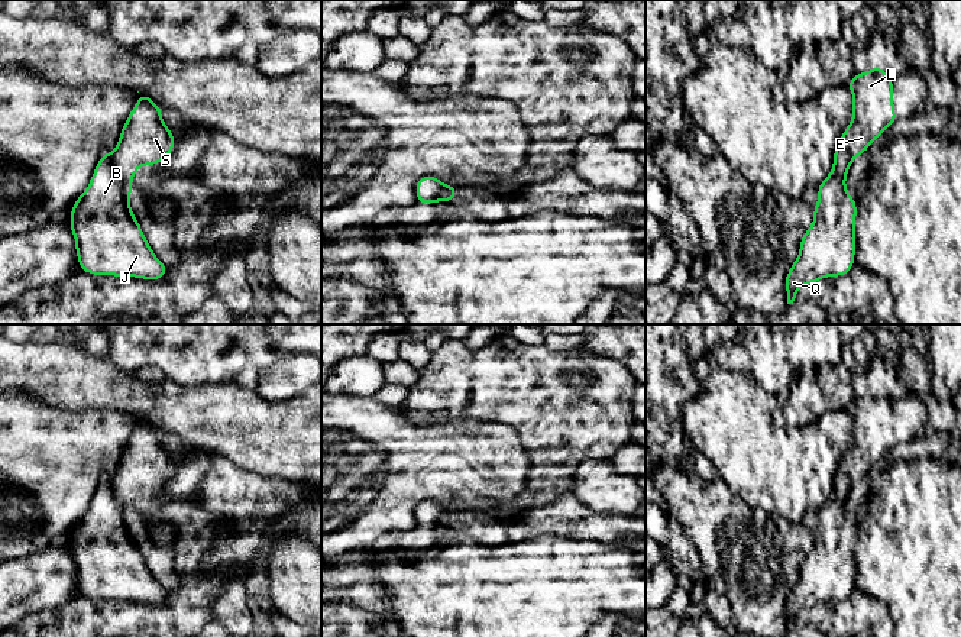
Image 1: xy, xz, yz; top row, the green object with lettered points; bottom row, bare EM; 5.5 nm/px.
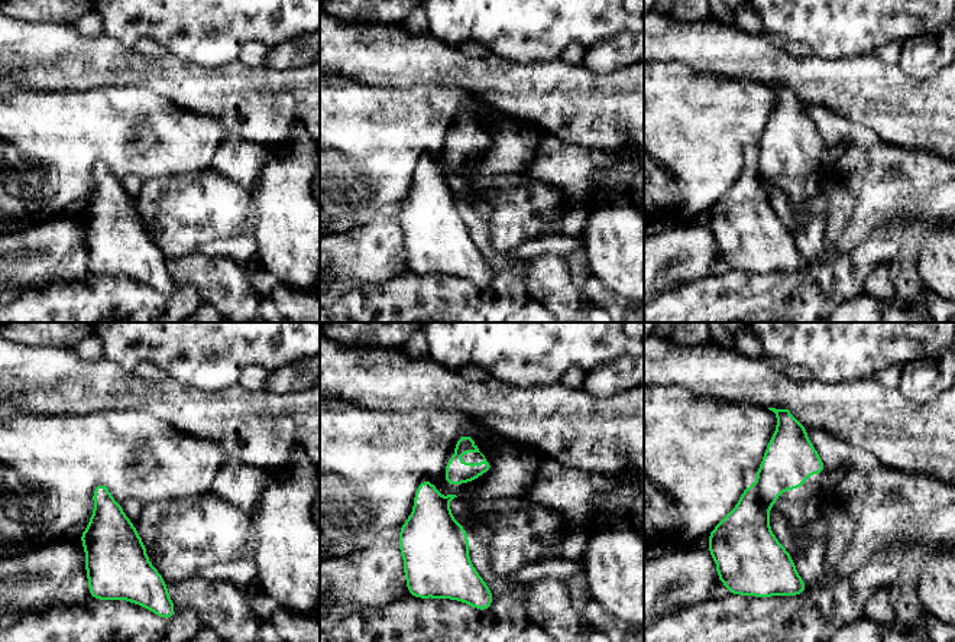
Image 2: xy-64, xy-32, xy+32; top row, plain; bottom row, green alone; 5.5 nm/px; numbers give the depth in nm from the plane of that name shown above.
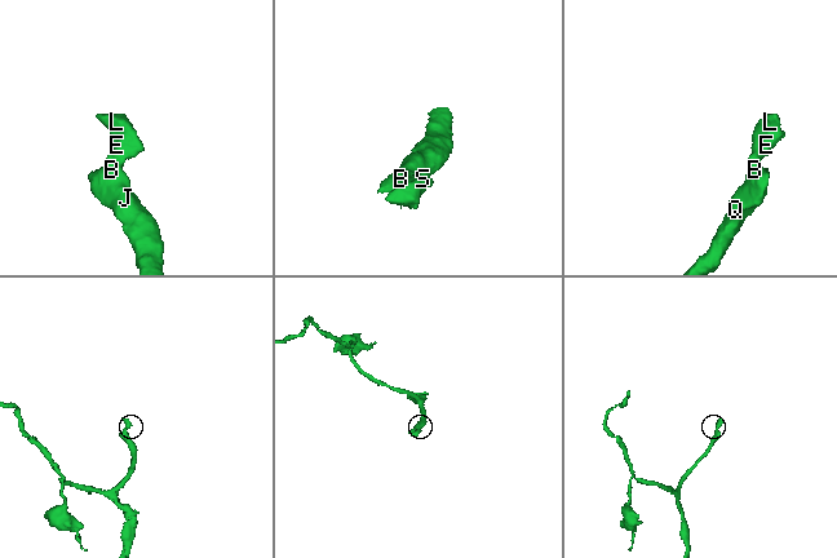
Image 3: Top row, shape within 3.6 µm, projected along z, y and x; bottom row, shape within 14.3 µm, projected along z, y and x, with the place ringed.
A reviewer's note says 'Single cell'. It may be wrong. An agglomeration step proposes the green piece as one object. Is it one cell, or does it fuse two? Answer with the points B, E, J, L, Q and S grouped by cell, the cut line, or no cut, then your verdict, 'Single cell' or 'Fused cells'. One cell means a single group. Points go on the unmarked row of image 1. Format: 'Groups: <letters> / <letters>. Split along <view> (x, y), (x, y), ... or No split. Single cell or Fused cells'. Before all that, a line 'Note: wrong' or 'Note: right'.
Note: wrong
Groups: B J Q / E L S. Split along xy (109, 478), (116, 501), (128, 513). Fused cells

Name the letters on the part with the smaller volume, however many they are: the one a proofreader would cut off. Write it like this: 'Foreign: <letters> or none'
Foreign: E, L, S

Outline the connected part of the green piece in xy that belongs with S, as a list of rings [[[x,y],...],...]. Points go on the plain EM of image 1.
[[[139,417],[110,478],[113,494],[127,512],[133,510],[135,497],[140,491],[159,489],[175,473],[175,462],[161,436],[148,418]]]

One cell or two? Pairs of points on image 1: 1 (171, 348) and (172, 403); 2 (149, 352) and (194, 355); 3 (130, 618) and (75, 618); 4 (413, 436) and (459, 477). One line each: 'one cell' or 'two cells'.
1: two cells
2: one cell
3: one cell
4: one cell

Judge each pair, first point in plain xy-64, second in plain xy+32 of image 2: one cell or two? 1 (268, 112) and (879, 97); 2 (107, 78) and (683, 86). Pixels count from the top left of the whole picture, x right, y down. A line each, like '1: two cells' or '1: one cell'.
1: one cell
2: two cells

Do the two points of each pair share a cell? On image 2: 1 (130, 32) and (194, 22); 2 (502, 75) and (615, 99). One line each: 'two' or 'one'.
1: one
2: one

